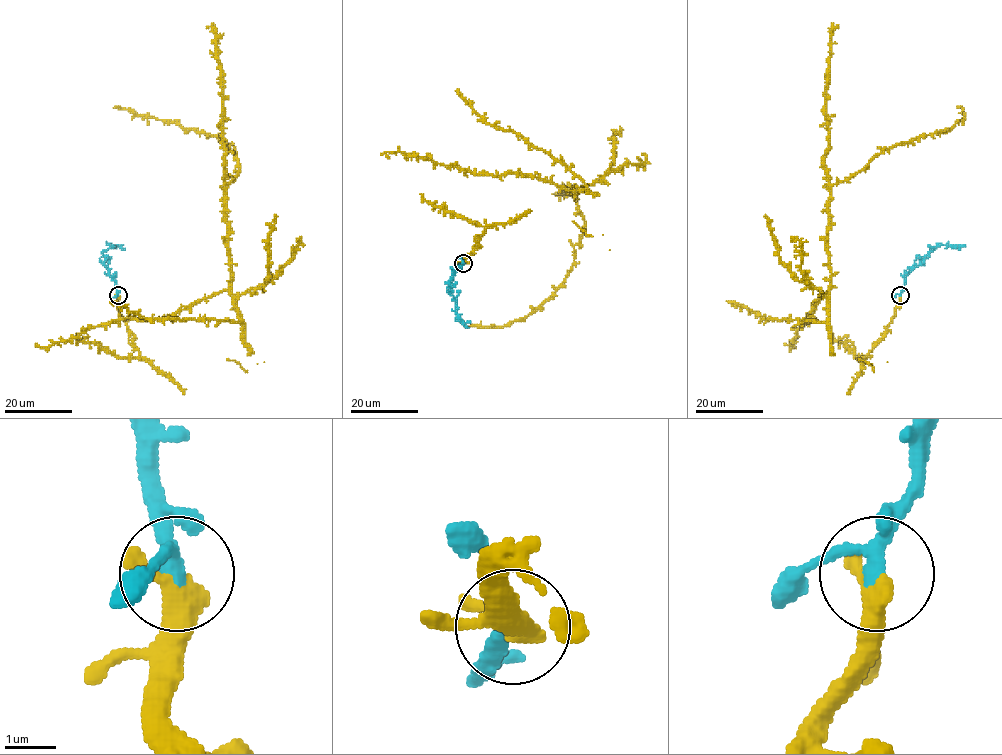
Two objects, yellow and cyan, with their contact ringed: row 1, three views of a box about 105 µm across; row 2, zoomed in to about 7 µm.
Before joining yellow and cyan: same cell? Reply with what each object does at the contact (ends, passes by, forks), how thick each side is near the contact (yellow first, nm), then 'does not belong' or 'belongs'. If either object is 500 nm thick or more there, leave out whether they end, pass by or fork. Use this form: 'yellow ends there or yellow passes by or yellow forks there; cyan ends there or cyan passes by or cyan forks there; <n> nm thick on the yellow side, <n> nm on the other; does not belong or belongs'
yellow passes by; cyan passes by; 400 nm thick on the yellow side, 280 nm on the other; belongs

